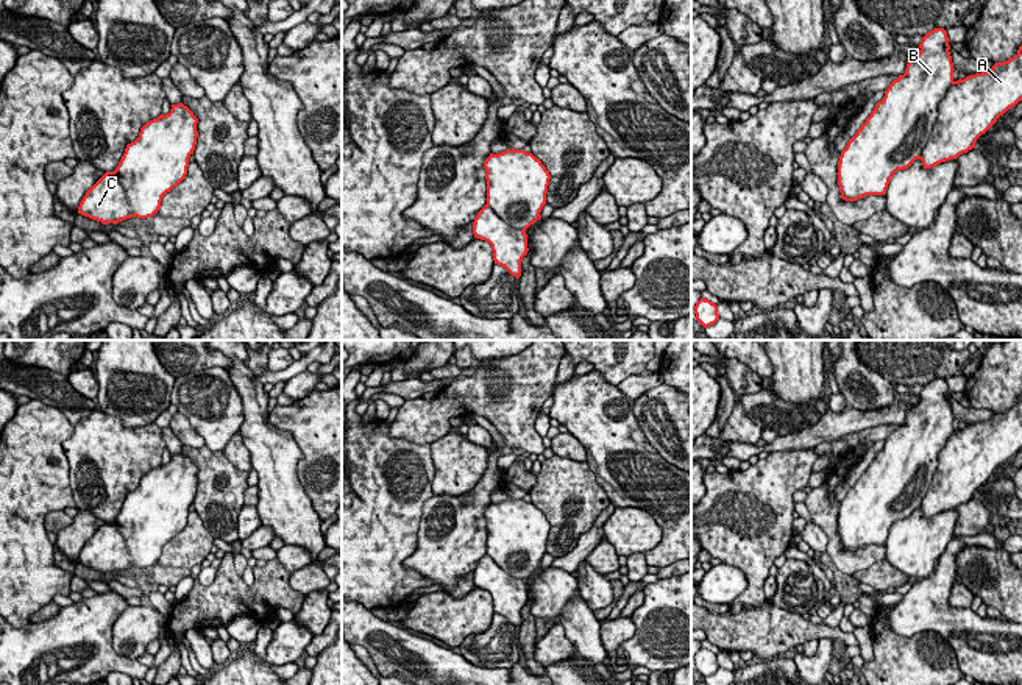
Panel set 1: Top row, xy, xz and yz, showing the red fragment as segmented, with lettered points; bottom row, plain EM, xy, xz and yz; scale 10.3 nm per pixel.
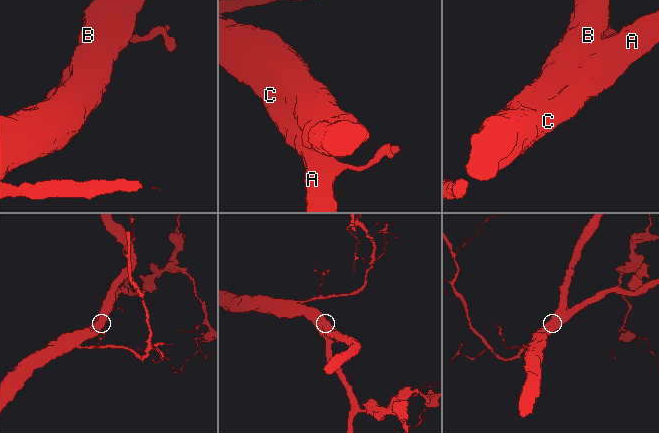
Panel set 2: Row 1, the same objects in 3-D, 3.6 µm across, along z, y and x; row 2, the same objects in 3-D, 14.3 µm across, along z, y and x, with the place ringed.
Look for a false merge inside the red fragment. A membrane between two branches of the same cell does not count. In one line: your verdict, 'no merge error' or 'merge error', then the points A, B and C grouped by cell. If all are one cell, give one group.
no merge error; groups A B C

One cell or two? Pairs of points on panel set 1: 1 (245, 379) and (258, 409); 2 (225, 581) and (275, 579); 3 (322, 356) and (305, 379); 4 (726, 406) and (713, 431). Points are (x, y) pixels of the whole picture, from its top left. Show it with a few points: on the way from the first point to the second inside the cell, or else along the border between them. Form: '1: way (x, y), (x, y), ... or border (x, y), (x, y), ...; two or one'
1: way (250, 387), (255, 401); one
2: way (237, 592), (262, 592); one
3: border (306, 369), (286, 383); two
4: way (724, 412), (718, 425); one

